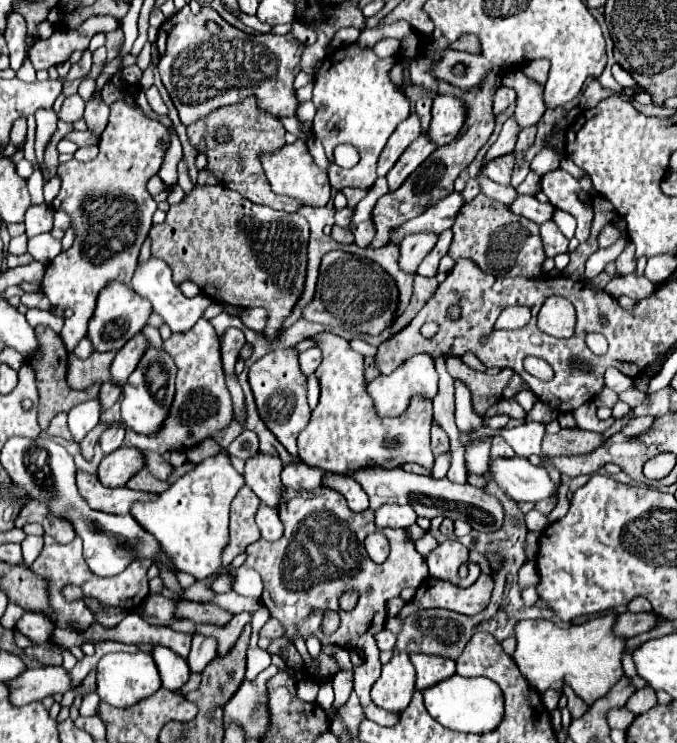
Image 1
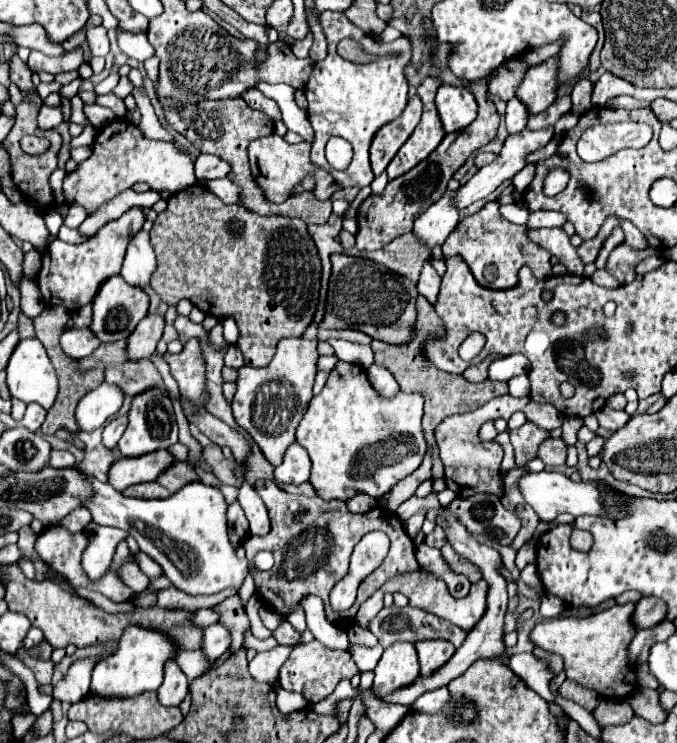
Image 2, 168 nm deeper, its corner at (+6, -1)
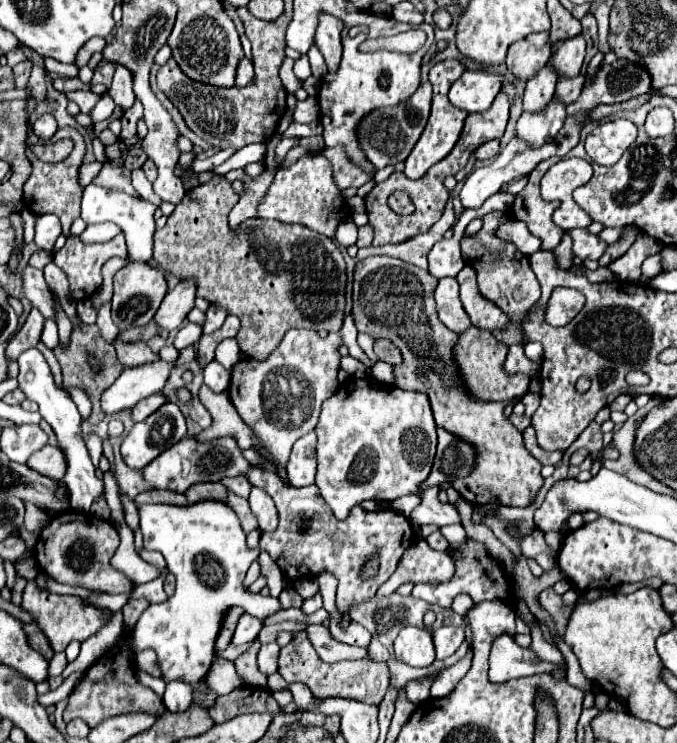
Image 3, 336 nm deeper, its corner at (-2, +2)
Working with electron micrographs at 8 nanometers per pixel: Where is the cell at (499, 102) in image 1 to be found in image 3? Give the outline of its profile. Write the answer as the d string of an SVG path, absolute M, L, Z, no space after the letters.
M536 32L510 46L506 64L520 80L530 80L548 62L548 58L550 32Z

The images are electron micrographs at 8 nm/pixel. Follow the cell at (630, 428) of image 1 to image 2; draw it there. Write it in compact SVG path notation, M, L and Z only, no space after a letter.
M604 407L600 411L596 411L596 417L600 421L600 427L602 429L610 429L610 431L616 431L618 427L624 427L630 419L630 415L626 411L616 411L612 407Z

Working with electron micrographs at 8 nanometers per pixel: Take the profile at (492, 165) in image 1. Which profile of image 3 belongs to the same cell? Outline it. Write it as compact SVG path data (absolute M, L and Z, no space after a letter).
M490 140L490 142L484 142L482 146L478 146L476 152L474 152L474 156L478 160L492 160L496 156L498 148L500 148L500 142L498 140Z

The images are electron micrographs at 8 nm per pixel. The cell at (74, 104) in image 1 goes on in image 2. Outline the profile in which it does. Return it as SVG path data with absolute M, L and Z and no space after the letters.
M44 105L38 113L38 127L40 129L54 129L64 121L64 107L62 105Z

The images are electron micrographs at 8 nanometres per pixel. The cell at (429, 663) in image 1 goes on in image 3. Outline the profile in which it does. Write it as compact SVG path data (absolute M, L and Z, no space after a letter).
M442 626L432 632L434 634L434 646L436 646L436 658L444 660L452 656L460 644L464 642L464 628L454 628L454 626Z

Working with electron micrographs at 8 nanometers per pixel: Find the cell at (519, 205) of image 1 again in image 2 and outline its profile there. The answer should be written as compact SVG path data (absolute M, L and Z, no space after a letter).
M536 211L528 215L528 227L538 229L538 227L562 227L566 223L566 217L558 211Z

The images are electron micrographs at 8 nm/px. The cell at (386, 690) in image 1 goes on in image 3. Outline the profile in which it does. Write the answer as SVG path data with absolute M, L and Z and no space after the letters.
M406 626L400 630L400 634L394 640L394 652L396 660L406 662L414 668L426 668L434 662L434 644L432 644L432 632L426 628Z

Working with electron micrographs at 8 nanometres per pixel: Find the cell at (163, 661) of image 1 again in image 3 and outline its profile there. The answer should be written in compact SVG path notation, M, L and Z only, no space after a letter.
M180 680L166 684L164 706L168 712L186 712L192 706L192 686Z

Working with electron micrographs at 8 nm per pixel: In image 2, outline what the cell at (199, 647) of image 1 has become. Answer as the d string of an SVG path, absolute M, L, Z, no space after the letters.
M214 623L206 629L202 629L202 647L200 647L200 651L210 661L218 659L228 647L230 647L230 635L228 635L228 629L224 629L224 625Z

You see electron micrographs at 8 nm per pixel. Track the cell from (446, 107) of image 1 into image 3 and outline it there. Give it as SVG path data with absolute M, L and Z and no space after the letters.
M466 70L450 88L450 102L458 108L472 112L484 112L490 108L496 94L502 90L504 78L486 70Z

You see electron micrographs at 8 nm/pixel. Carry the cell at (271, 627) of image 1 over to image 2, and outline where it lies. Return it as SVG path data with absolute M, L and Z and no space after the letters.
M288 621L282 623L276 631L272 631L272 635L276 637L276 641L278 641L280 645L296 645L298 639L300 639L300 633L298 633Z

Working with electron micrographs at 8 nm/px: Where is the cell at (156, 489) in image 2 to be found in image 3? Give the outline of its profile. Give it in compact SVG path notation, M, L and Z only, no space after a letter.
M152 490L152 492L142 492L134 498L134 502L140 504L174 504L174 506L186 506L188 500L180 492L172 490Z

